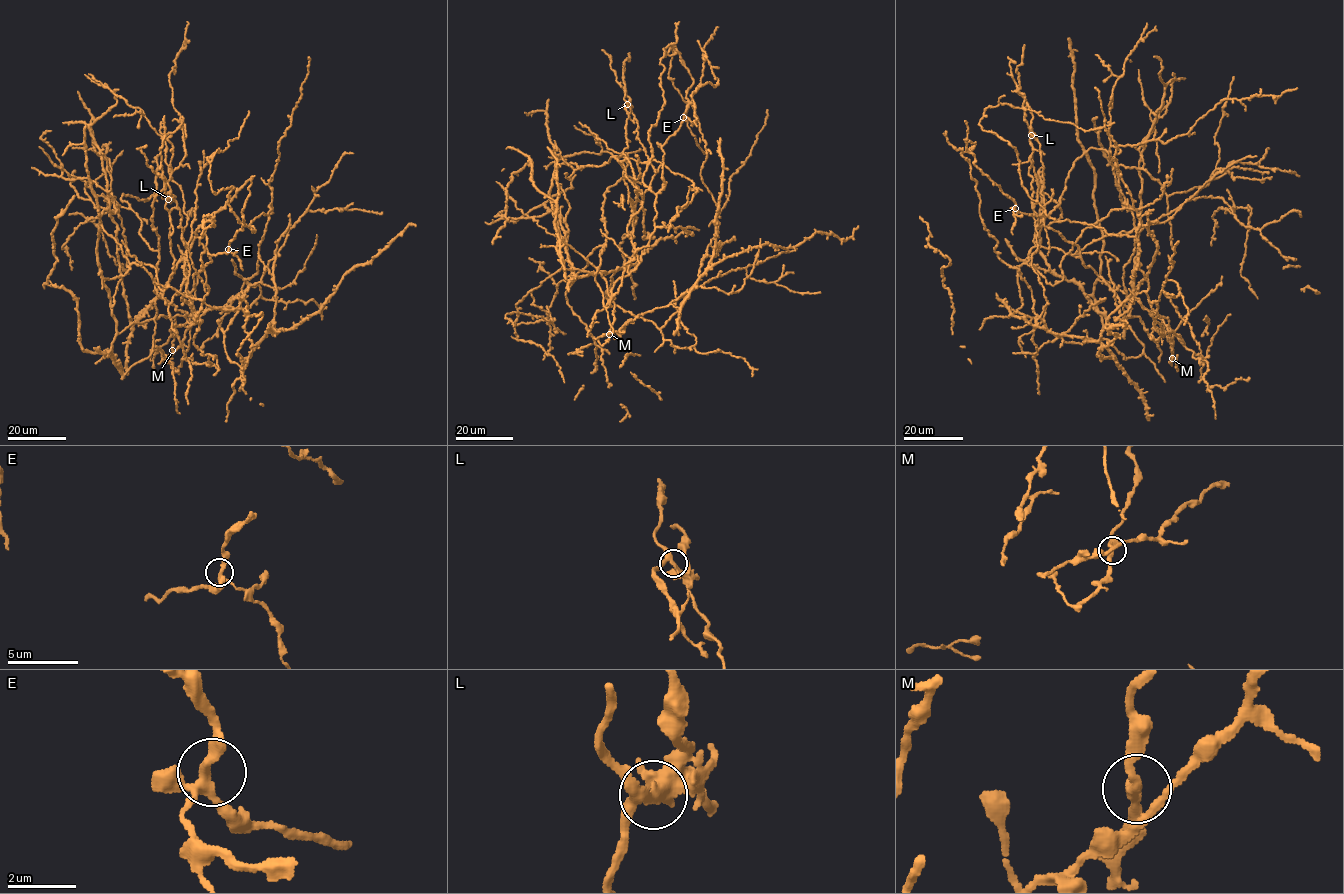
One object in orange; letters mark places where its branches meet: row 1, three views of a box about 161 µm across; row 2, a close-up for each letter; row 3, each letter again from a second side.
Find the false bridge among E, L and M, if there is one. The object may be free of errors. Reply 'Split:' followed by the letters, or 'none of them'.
Split: L

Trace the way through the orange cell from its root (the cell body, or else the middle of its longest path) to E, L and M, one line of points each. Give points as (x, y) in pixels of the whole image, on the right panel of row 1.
E: (1131, 297), (1099, 279), (1087, 155), (1028, 255), (1058, 283), (1078, 245), (1015, 208)
L: (1131, 297), (1099, 279), (1102, 232), (1087, 155), (1074, 162), (1060, 204), (1036, 229), (1031, 135)
M: (1131, 297), (1161, 320), (1173, 349), (1172, 358)

